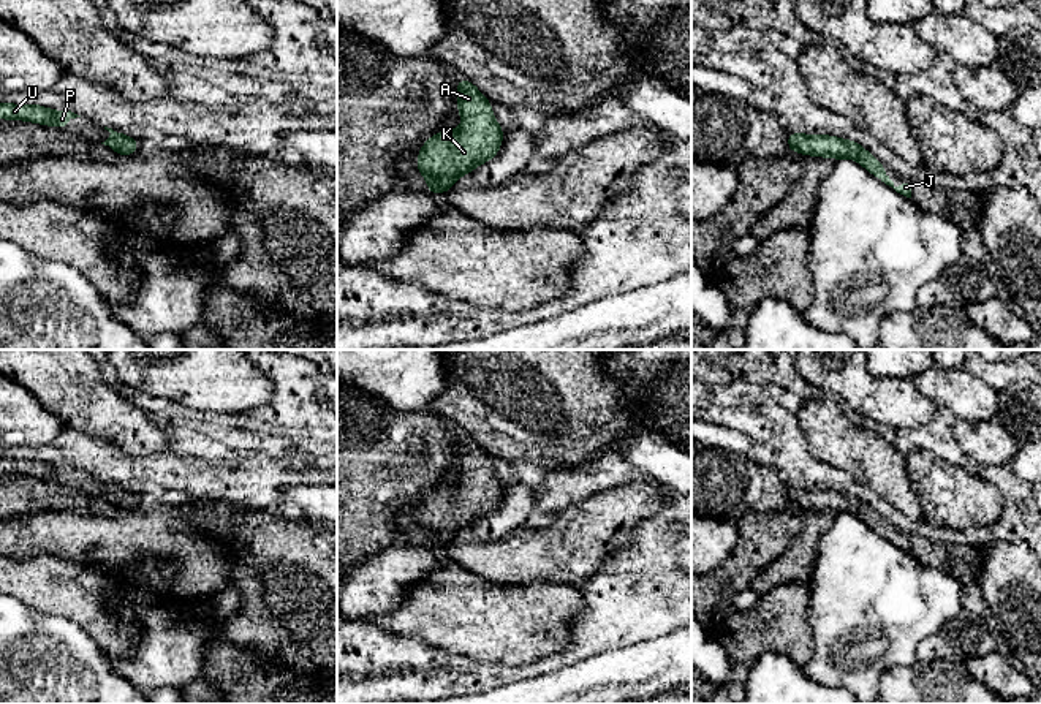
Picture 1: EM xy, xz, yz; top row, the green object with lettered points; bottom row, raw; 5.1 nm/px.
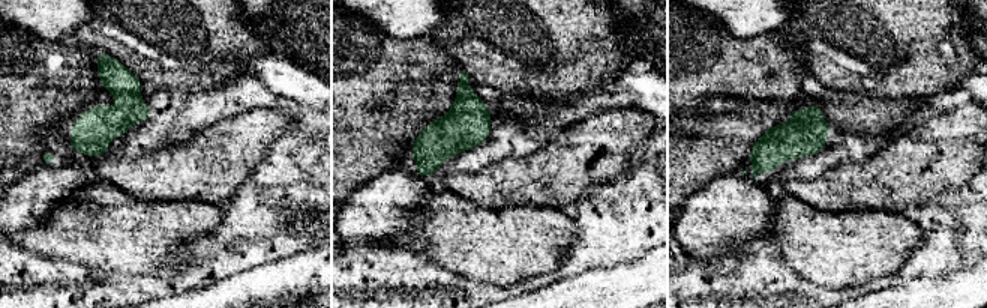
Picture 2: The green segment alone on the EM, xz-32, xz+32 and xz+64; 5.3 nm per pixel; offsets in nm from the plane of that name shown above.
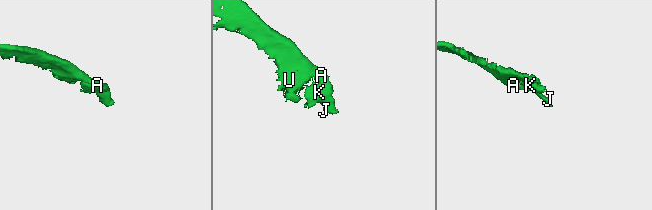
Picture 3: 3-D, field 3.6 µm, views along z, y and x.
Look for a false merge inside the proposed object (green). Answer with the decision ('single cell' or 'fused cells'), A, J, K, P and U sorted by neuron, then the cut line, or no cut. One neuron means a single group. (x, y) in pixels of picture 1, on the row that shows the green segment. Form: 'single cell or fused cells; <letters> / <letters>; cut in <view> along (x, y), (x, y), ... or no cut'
single cell; A J K P U; no cut

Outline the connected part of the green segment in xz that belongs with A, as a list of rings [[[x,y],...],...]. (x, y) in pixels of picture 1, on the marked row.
[[[467,79],[456,84],[459,117],[465,122],[452,131],[438,131],[418,152],[418,172],[429,184],[427,195],[446,193],[457,177],[494,160],[505,130],[492,114],[492,103]]]

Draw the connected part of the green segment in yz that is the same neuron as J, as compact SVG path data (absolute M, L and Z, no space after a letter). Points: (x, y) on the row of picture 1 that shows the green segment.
M788 131L788 153L801 152L802 155L812 157L827 157L832 160L838 158L851 158L862 165L870 174L873 174L878 180L892 187L897 193L911 198L911 188L908 184L902 184L899 187L889 179L880 160L876 160L872 153L869 153L864 146L842 139L829 134L804 134Z

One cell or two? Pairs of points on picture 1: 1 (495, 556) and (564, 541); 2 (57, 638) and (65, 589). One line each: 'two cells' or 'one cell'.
1: one cell
2: two cells

